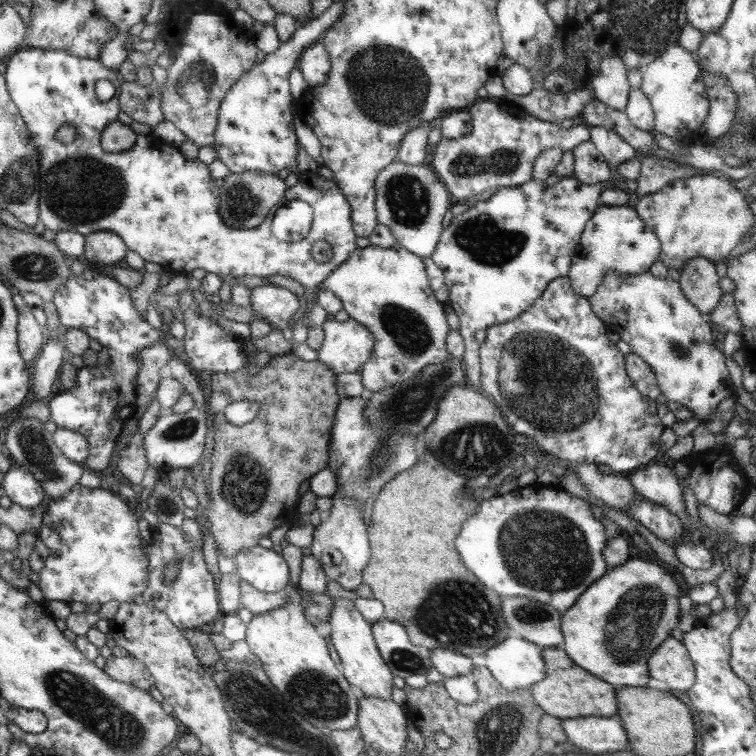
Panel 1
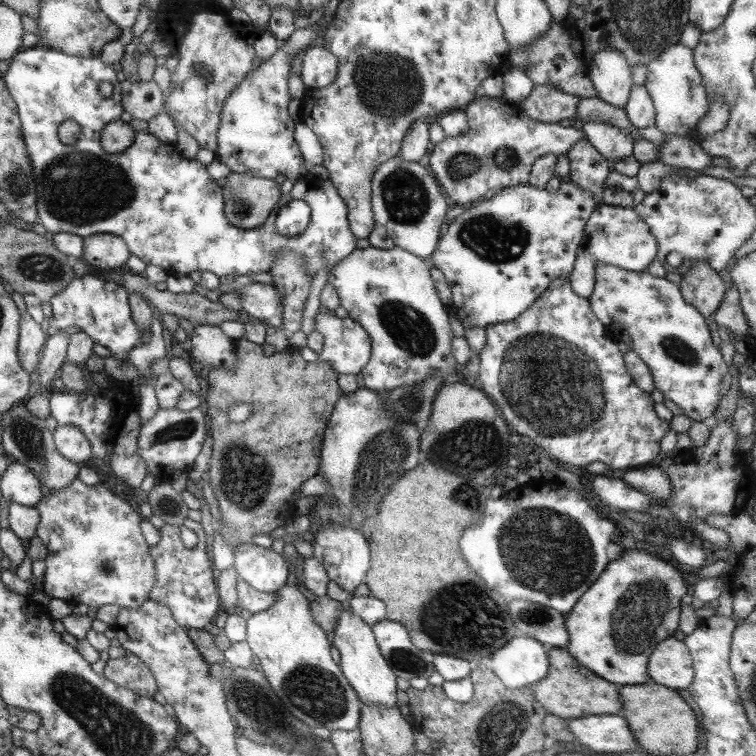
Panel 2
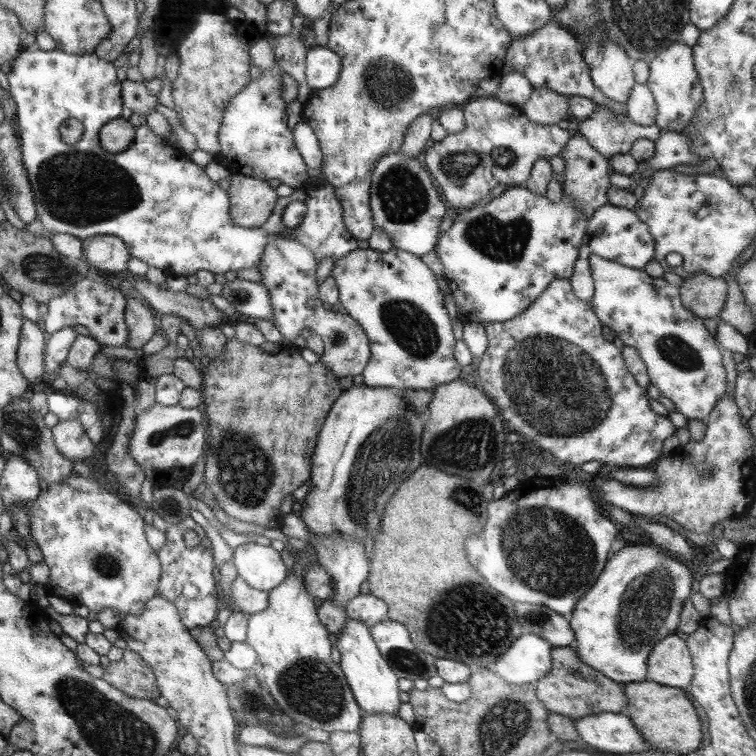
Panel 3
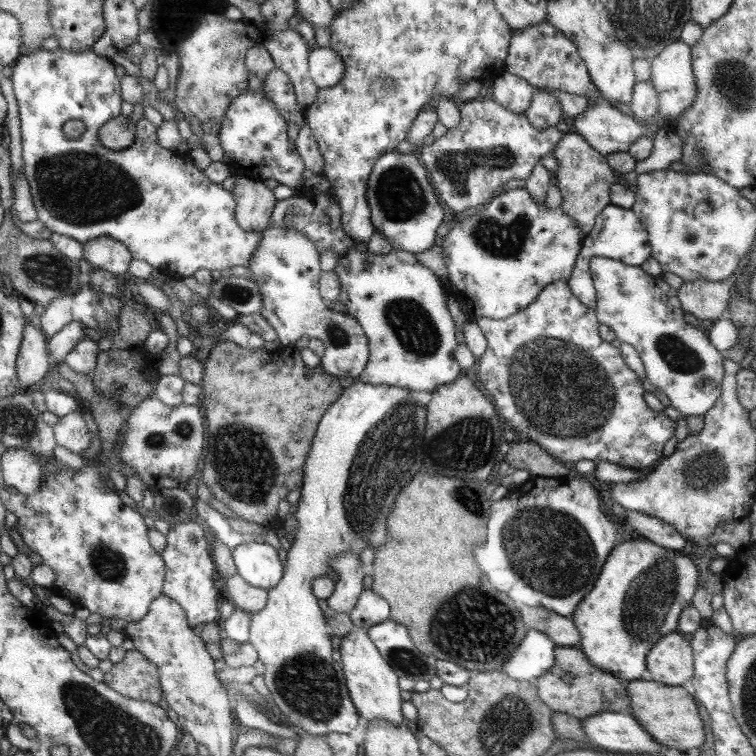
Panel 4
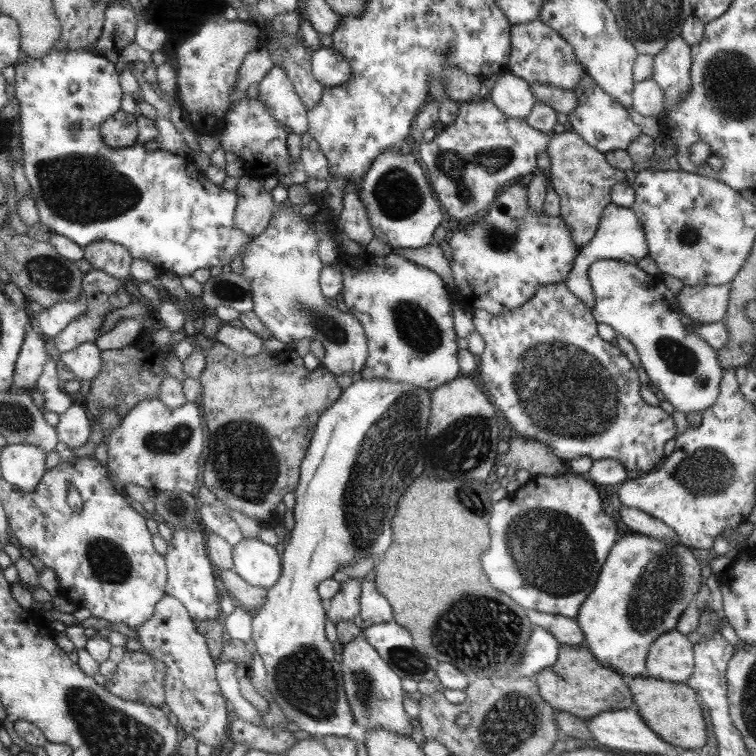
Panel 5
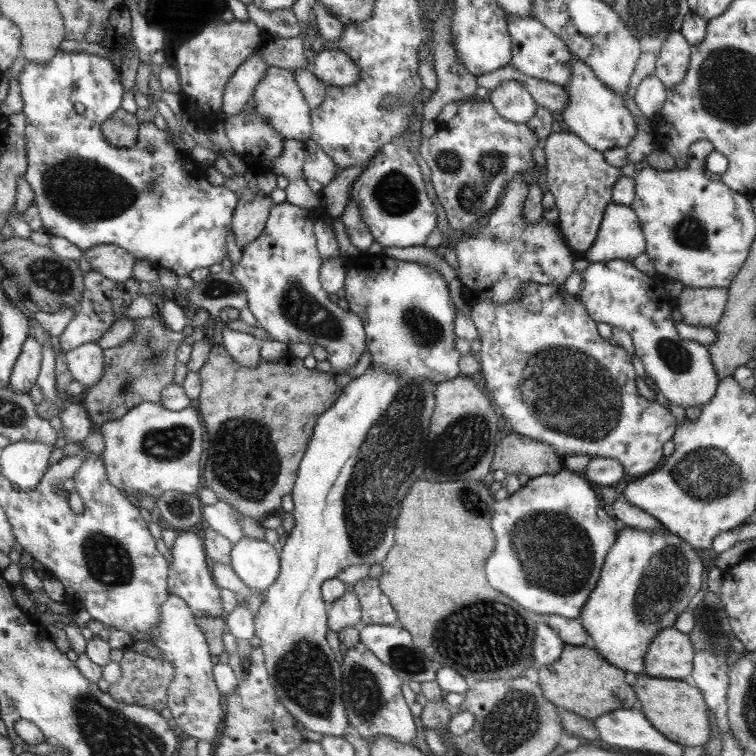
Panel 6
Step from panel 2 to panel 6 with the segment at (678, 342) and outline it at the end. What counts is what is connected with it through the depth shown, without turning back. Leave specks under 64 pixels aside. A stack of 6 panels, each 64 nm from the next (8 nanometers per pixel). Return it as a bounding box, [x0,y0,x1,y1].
[577,259,720,408]

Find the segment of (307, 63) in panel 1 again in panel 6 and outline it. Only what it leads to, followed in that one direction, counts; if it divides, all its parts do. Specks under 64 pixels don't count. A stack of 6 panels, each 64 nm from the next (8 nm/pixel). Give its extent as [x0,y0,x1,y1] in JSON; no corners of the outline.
[310,47,360,87]

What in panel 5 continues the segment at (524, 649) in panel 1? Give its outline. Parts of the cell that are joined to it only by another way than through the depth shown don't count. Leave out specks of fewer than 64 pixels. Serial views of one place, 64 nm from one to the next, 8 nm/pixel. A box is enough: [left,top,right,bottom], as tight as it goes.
[516,626,561,677]

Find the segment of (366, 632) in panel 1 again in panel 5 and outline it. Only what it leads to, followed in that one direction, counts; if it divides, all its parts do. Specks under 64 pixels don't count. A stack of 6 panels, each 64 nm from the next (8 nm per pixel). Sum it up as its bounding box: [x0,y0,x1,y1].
[340,633,412,736]

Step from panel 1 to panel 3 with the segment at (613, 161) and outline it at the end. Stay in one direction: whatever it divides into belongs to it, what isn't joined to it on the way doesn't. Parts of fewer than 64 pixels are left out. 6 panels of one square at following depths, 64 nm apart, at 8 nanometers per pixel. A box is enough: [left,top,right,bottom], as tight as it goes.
[578,106,661,158]

